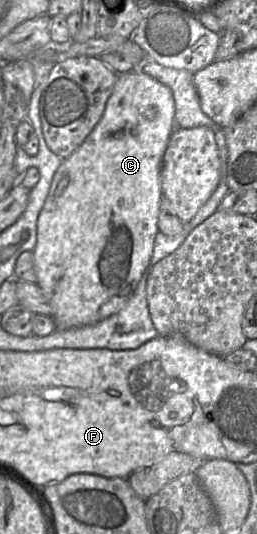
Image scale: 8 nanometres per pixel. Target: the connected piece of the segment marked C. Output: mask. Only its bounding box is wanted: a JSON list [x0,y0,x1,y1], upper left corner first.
[33,70,176,329]

